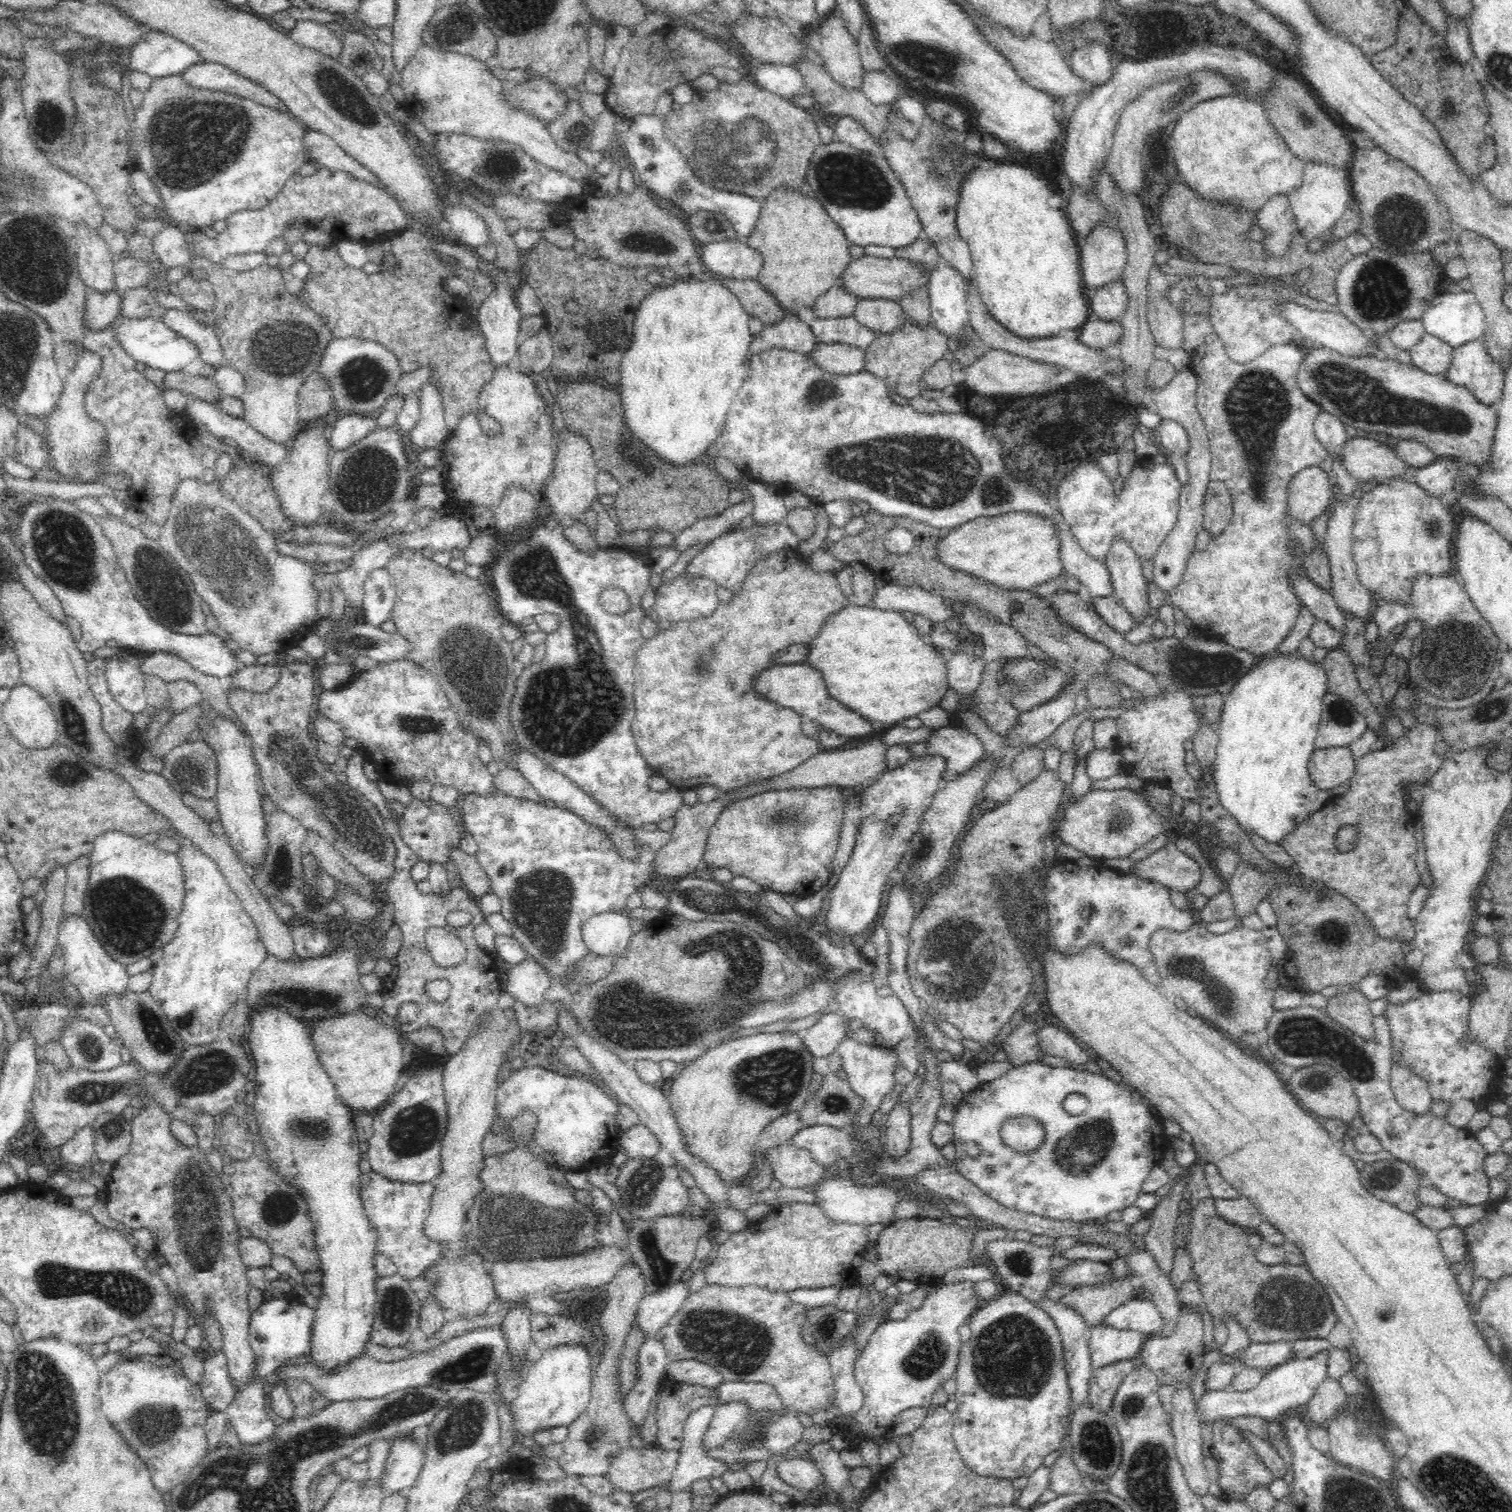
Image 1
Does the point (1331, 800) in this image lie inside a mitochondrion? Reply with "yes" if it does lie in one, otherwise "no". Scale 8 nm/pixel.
no

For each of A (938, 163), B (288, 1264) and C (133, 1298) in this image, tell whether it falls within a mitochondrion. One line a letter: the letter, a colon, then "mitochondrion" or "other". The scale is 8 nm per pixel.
A: mitochondrion
B: other
C: mitochondrion

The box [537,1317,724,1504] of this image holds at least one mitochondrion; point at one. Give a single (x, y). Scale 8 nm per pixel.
(595, 1438)

